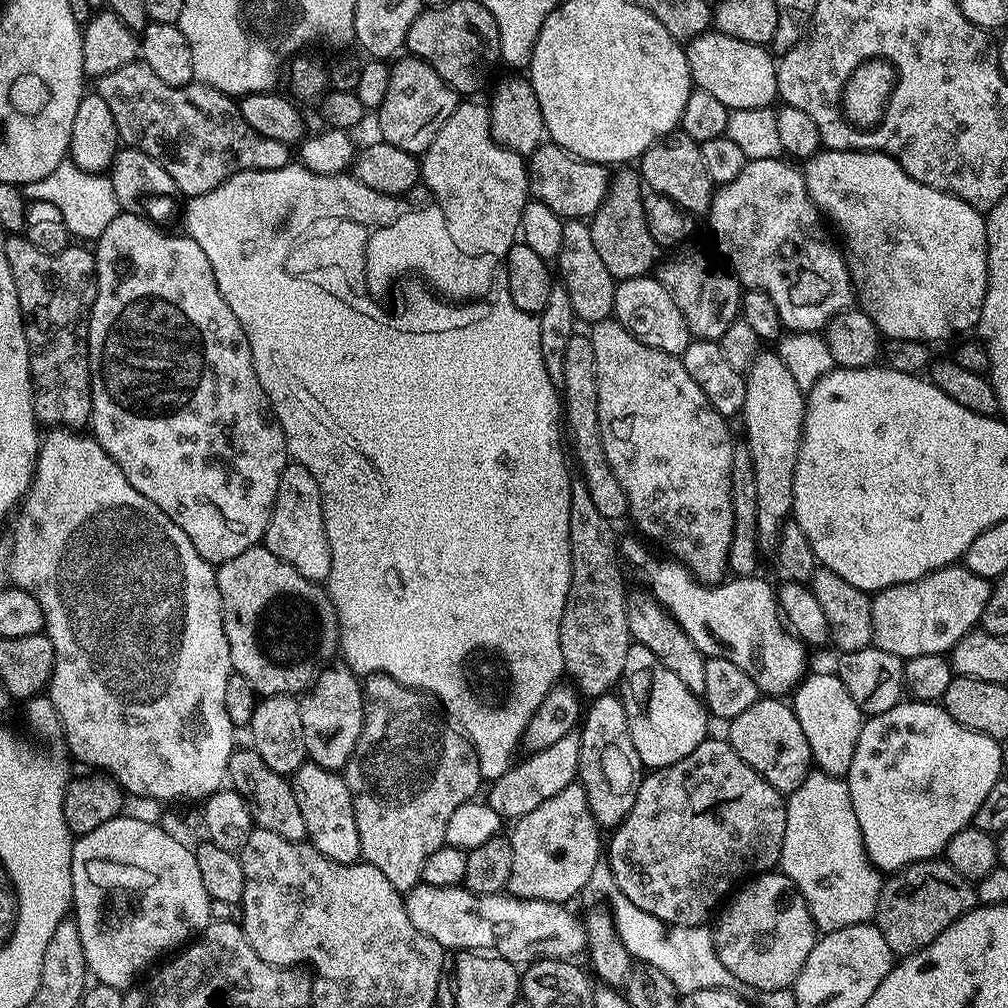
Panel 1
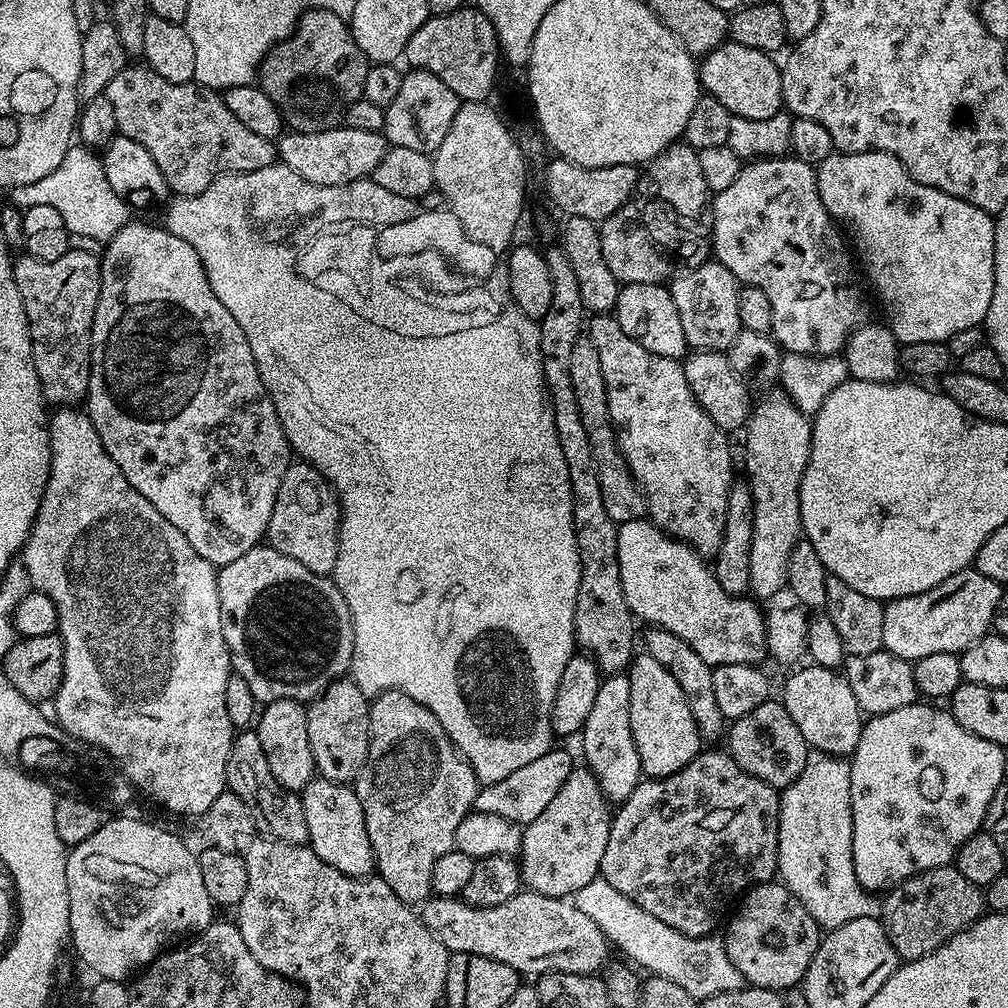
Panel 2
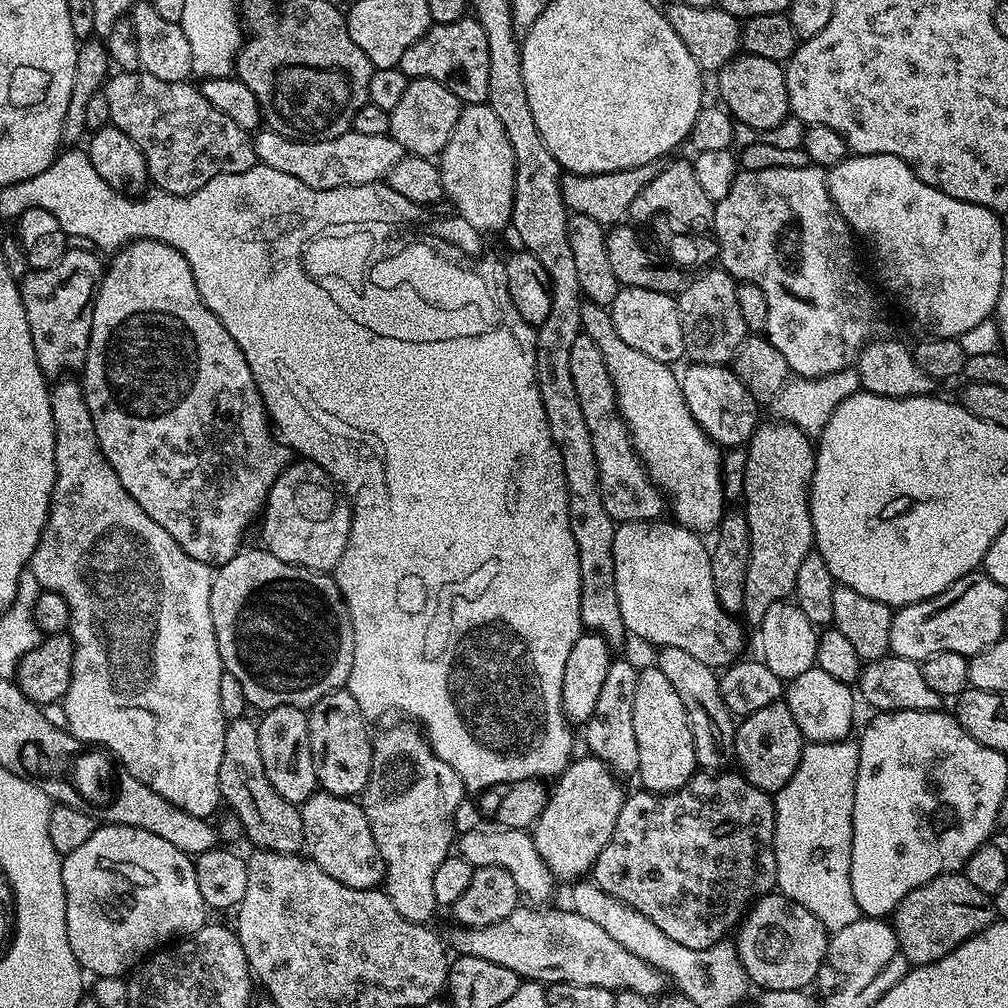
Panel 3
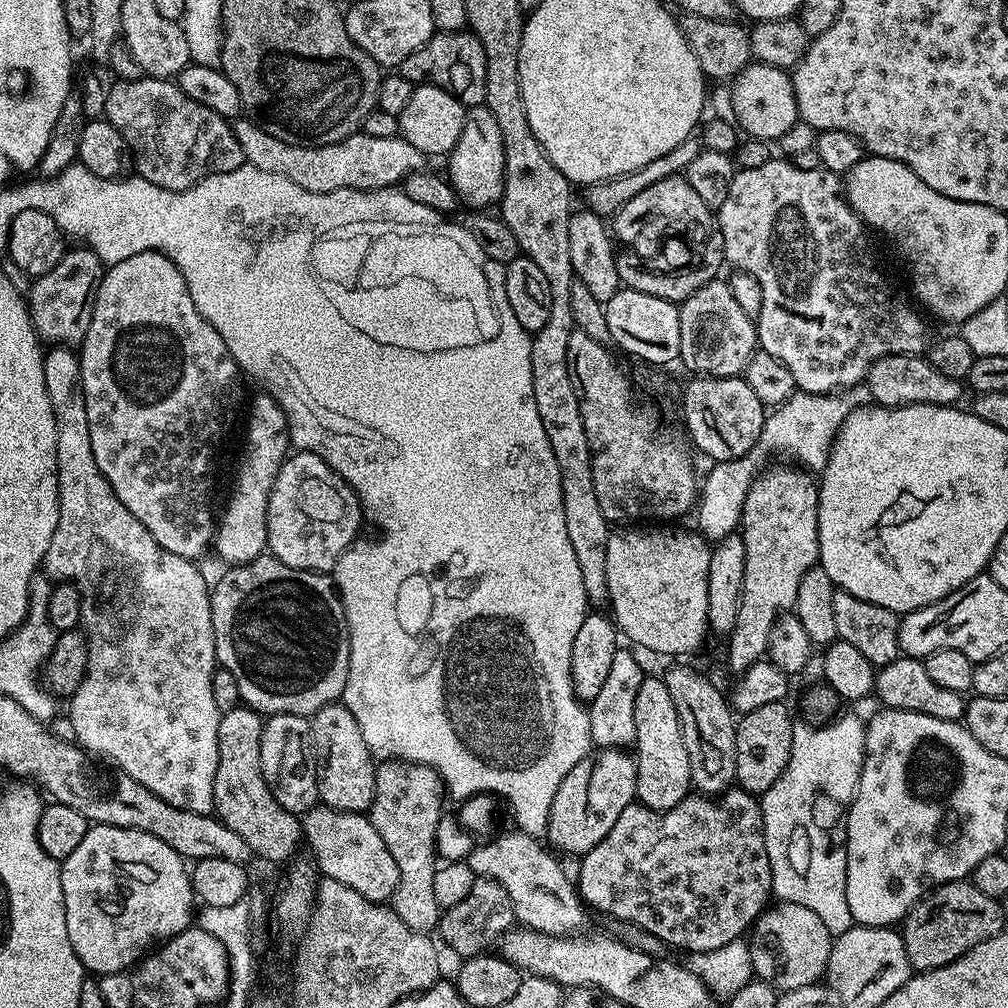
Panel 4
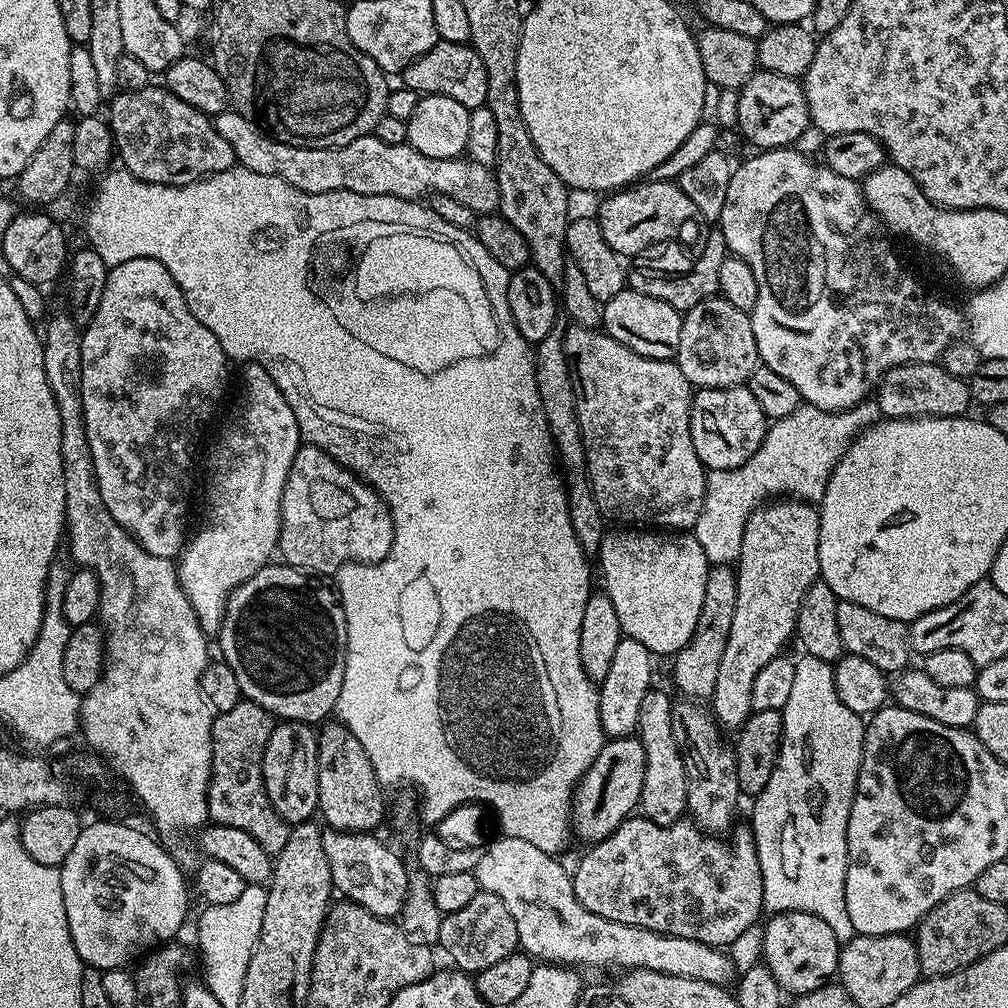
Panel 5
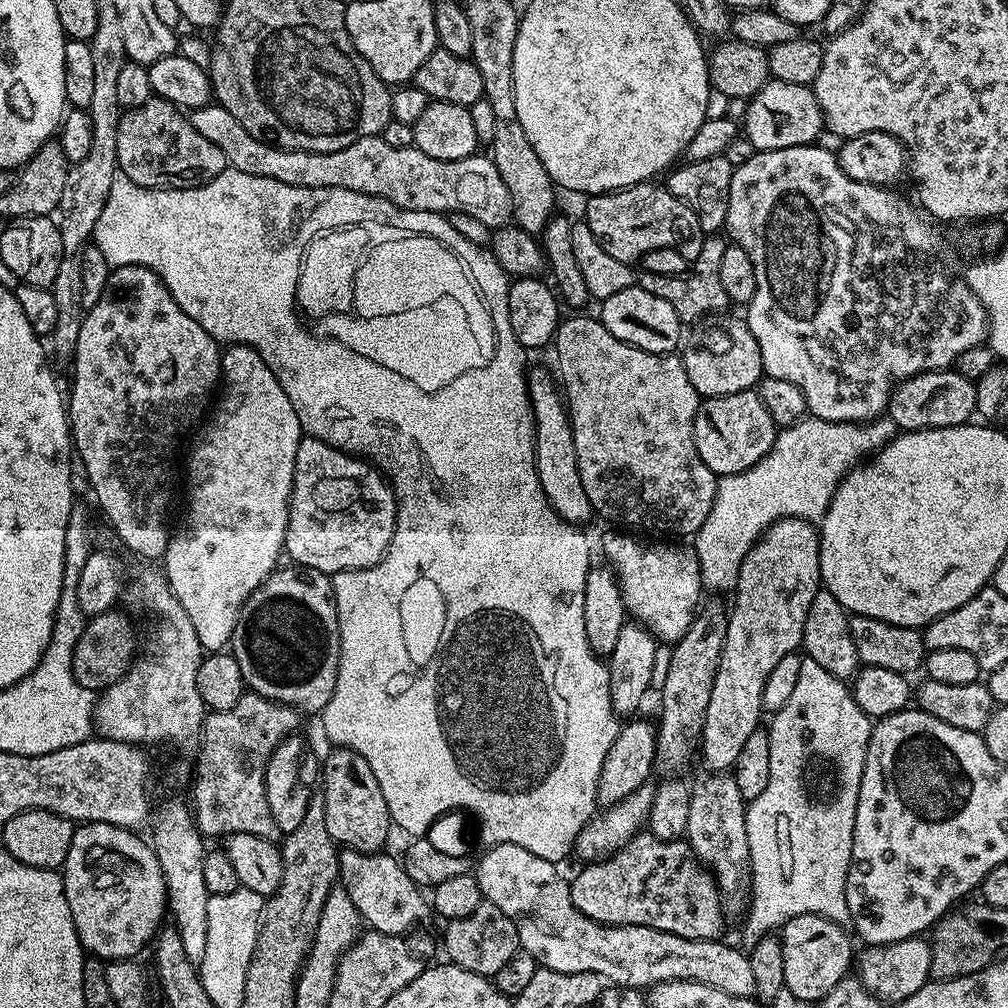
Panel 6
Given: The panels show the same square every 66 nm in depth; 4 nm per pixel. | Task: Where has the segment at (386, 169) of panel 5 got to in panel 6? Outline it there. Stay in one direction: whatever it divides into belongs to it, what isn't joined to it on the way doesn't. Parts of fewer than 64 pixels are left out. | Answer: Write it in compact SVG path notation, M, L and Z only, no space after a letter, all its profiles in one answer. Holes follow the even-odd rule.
M215 102L195 109L190 119L194 130L198 130L202 138L210 138L210 142L226 154L229 165L237 172L254 174L258 178L274 178L290 186L354 190L386 198L394 202L394 206L402 206L406 210L470 214L470 218L478 218L478 222L493 230L503 228L512 220L510 190L506 190L506 182L502 182L502 174L498 174L498 166L494 166L488 154L439 160L430 158L430 154L422 154L422 150L414 146L398 150L389 146L380 135L358 138L358 142L350 142L350 146L333 152L278 148L254 138L254 134L246 134L246 130L242 130L242 122L238 122L230 110Z

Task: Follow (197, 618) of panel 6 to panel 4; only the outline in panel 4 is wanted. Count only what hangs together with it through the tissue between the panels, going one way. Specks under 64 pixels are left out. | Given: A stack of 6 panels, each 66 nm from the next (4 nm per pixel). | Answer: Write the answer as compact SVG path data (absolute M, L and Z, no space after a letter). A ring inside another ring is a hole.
M259 395L252 400L252 413L248 416L248 441L244 444L244 457L236 468L236 485L224 508L224 517L219 517L214 537L214 552L216 548L217 554L228 566L249 564L265 555L268 547L268 499L278 470L290 452L288 420L284 417L284 411L273 396Z

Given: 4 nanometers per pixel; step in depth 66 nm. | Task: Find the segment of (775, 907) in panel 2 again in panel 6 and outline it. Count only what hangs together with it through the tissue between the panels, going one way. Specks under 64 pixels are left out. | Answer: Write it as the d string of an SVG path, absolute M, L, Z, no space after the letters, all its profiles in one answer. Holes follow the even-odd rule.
M802 914L798 918L790 918L779 929L782 946L782 974L787 995L796 1000L812 1000L819 1002L842 977L849 975L854 964L852 944L841 925L830 922L814 914Z

